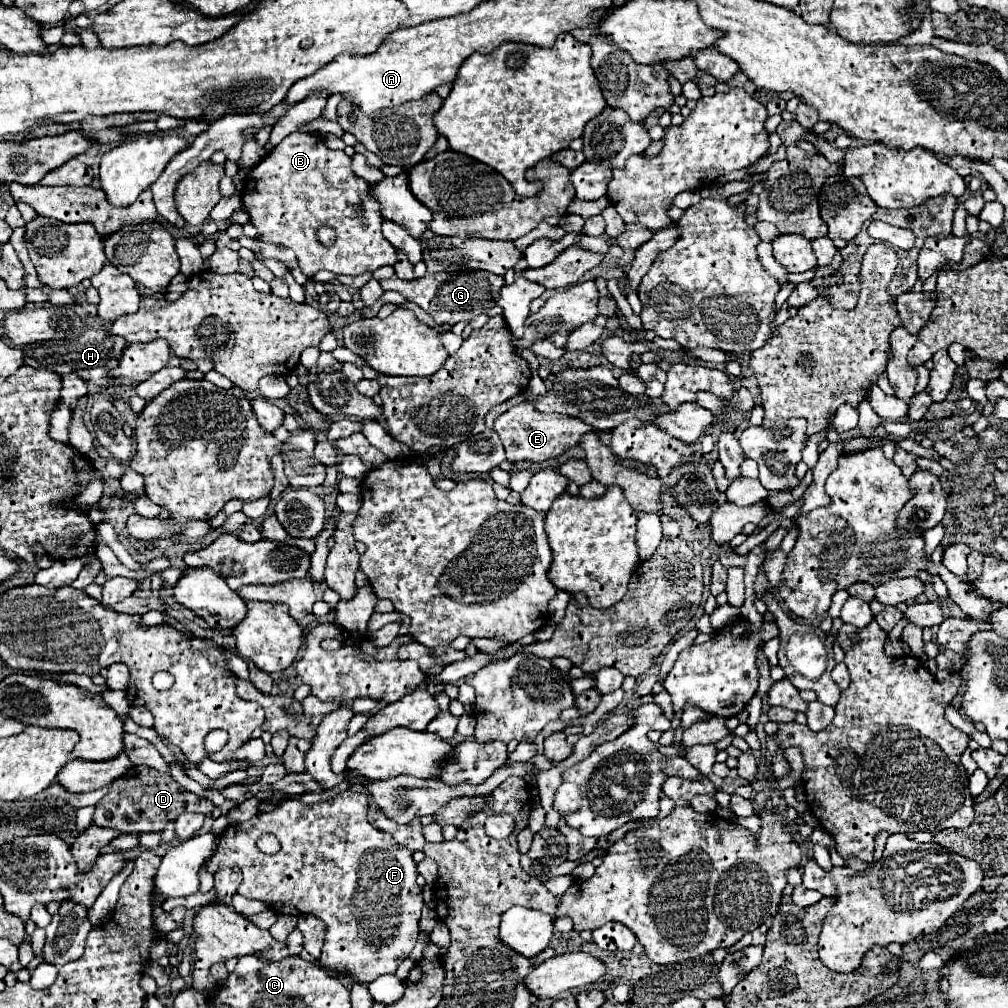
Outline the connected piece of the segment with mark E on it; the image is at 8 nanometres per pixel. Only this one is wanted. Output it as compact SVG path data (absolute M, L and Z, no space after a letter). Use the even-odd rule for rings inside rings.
M523 401L515 407L511 407L509 411L505 411L503 415L497 417L495 421L495 433L499 435L505 453L507 453L507 461L511 463L519 463L519 461L531 461L531 463L543 463L543 461L553 461L559 455L563 455L567 449L579 445L579 441L583 439L585 433L595 431L591 425L587 425L585 421L579 421L575 417L559 417L557 413L539 413L531 403Z

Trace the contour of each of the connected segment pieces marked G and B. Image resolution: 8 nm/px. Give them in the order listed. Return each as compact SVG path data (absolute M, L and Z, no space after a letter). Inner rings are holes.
M475 271L475 273L435 273L435 275L427 273L423 279L415 279L415 281L401 281L397 277L381 281L381 287L385 291L401 293L409 301L413 301L415 305L425 309L437 321L437 325L441 325L443 329L449 329L459 321L471 321L473 317L477 317L481 313L487 313L497 303L499 289L503 285L505 285L503 277L483 273L483 271Z
M295 131L285 137L271 153L267 153L267 157L257 167L253 167L247 177L243 205L251 215L251 223L261 233L261 241L293 249L299 261L299 269L309 279L321 269L343 275L361 275L383 265L393 267L397 261L395 247L381 235L383 217L379 213L379 203L373 197L367 197L367 181L351 173L351 159L343 151L329 149L317 135ZM321 225L329 225L337 231L337 241L333 247L323 247L317 241L317 229Z

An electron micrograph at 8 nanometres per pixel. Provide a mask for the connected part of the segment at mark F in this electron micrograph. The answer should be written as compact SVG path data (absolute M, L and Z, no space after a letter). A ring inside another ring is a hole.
M343 791L339 795L335 795L331 801L321 801L321 803L315 803L315 805L303 805L299 801L285 801L283 805L275 807L273 811L269 813L257 813L253 819L249 821L243 821L243 823L237 823L237 825L229 825L223 835L219 837L219 845L217 845L217 851L213 853L213 857L205 863L205 869L209 873L217 873L219 869L223 867L233 867L233 865L239 865L241 873L243 873L243 883L239 885L239 895L247 897L247 899L257 899L257 901L263 901L267 903L271 909L275 909L277 913L283 913L283 915L301 915L301 913L311 913L315 917L319 917L323 923L325 923L325 945L323 945L323 953L317 961L319 967L325 967L329 971L335 971L339 975L349 975L353 979L353 983L371 983L375 981L379 975L385 975L385 973L395 973L399 963L403 959L409 957L409 953L413 951L417 939L419 939L419 919L421 919L421 909L423 909L423 891L421 887L415 883L417 879L417 865L411 857L411 851L403 849L401 845L395 845L393 837L389 833L383 833L383 831L375 831L375 827L367 821L367 807L369 807L369 799L367 795L363 793L353 793L353 791ZM263 833L273 833L279 843L281 843L281 851L275 853L275 855L265 855L257 849L257 839L263 835Z

